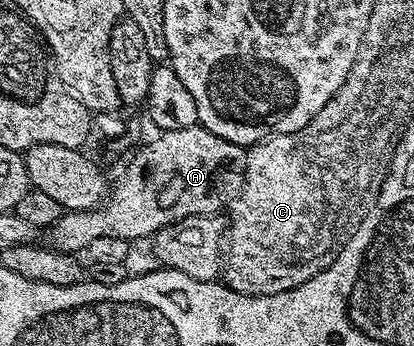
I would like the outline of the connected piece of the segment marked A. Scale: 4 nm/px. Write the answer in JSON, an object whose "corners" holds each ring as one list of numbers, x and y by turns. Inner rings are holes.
{"corners":[[200,124,179,130,164,130,157,136,159,138,152,139,150,143,147,141,141,148,133,151,134,159,123,168,118,183,115,186,113,183,101,206,94,210,65,211,60,220,56,220,56,224,48,228,48,242,53,249,62,250,65,254,86,252,89,251,92,240,100,240,100,236,116,236,125,242,135,242,138,238,150,238,160,228,171,226,173,222,185,218,201,214,217,215,218,209,227,205,228,199,239,185,242,171,246,168,246,150,243,147,208,132]]}

